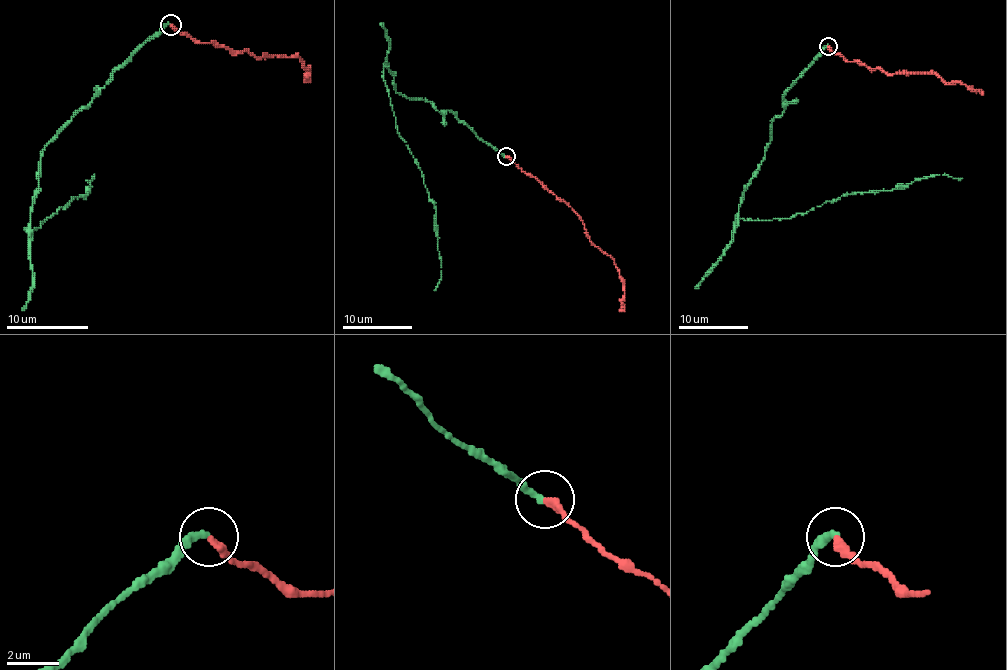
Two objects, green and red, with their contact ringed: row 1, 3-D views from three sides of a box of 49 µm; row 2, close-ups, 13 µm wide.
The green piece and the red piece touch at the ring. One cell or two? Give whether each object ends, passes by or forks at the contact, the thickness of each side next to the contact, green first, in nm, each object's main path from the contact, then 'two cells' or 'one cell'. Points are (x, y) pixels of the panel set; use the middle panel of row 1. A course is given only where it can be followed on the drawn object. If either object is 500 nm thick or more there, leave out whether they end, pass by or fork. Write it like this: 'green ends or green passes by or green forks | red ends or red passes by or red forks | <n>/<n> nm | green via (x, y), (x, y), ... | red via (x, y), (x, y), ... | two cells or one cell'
green ends | red ends | 300/320 nm | green via (506, 156), (455, 114), (396, 91), (385, 67), (397, 133), (436, 210), (441, 280), (434, 290) | red via (506, 156), (563, 199), (579, 217), (586, 236), (614, 260), (624, 293), (619, 311) | one cell

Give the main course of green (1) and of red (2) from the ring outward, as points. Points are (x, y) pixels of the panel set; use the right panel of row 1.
1: (828, 46), (786, 93), (739, 218), (789, 218), (843, 194), (904, 189), (932, 175), (962, 178)
2: (828, 46), (847, 61), (859, 61), (889, 74), (932, 74), (946, 82), (965, 84), (983, 95)

